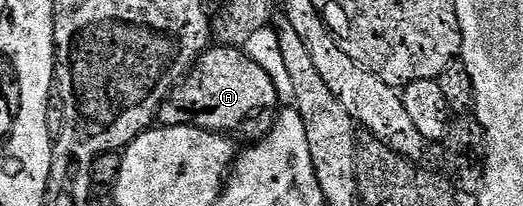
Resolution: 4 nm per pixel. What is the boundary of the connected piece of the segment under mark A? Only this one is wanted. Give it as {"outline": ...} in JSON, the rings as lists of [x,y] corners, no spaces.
{"outline":[[[213,45],[197,56],[189,74],[165,98],[156,122],[163,127],[198,127],[234,140],[258,141],[272,129],[279,112],[275,85],[240,47]]]}

